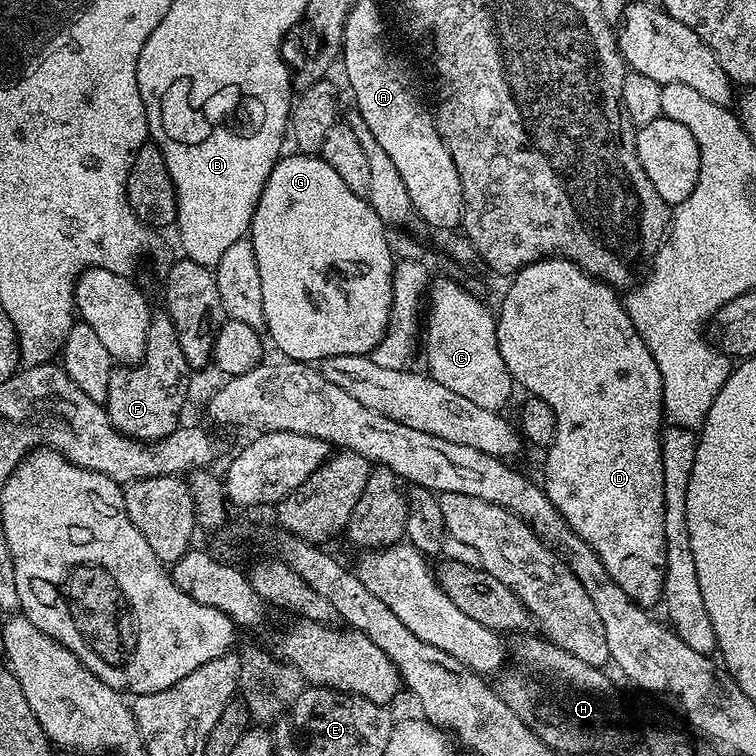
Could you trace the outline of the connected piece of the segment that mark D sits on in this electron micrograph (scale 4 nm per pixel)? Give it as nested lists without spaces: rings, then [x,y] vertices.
[[[549,258],[546,260],[539,260],[530,266],[526,266],[522,271],[515,273],[511,277],[508,289],[504,292],[504,301],[500,304],[500,312],[495,313],[496,318],[496,337],[498,338],[498,350],[502,354],[502,362],[506,362],[506,370],[512,376],[513,381],[517,385],[520,384],[525,388],[525,393],[528,396],[537,396],[542,398],[550,406],[550,410],[554,410],[556,415],[556,433],[552,439],[552,443],[546,449],[548,457],[544,460],[544,480],[542,479],[542,487],[544,492],[550,498],[550,502],[558,510],[558,514],[562,514],[562,518],[566,518],[568,525],[574,530],[574,534],[578,534],[578,538],[585,540],[588,545],[594,550],[594,554],[602,560],[602,566],[606,568],[606,574],[610,574],[610,578],[628,595],[634,603],[641,606],[649,606],[648,604],[659,605],[664,595],[664,579],[666,578],[666,534],[664,533],[664,471],[662,470],[662,454],[660,453],[662,447],[662,439],[660,440],[660,420],[665,419],[664,415],[664,391],[662,390],[662,374],[658,370],[658,366],[654,362],[654,358],[650,354],[650,350],[646,346],[646,342],[642,342],[642,338],[638,334],[638,330],[634,330],[634,322],[630,322],[627,310],[624,309],[623,299],[618,295],[617,289],[611,288],[609,284],[602,280],[597,280],[596,277],[588,275],[583,268],[578,267],[576,263],[567,258]]]

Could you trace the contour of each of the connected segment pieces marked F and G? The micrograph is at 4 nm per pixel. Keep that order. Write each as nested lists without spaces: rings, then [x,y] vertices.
[[[153,311],[143,360],[131,366],[117,367],[110,374],[110,390],[106,401],[110,422],[123,436],[129,436],[132,440],[153,442],[166,438],[181,423],[180,411],[183,410],[184,399],[188,396],[188,375],[190,369],[182,354],[182,346],[178,346],[174,322],[168,317],[167,311]]]
[[[285,155],[276,163],[274,170],[270,170],[270,178],[266,178],[262,198],[258,198],[258,206],[252,215],[250,229],[254,258],[258,258],[258,274],[262,277],[262,310],[267,339],[272,339],[280,351],[279,355],[289,360],[319,362],[331,356],[367,356],[378,346],[378,342],[382,342],[390,318],[394,259],[390,247],[386,244],[386,225],[378,218],[378,214],[367,199],[354,194],[354,190],[350,190],[350,186],[346,186],[346,182],[342,182],[342,178],[338,178],[338,173],[327,162],[321,160],[319,155],[291,155]]]

